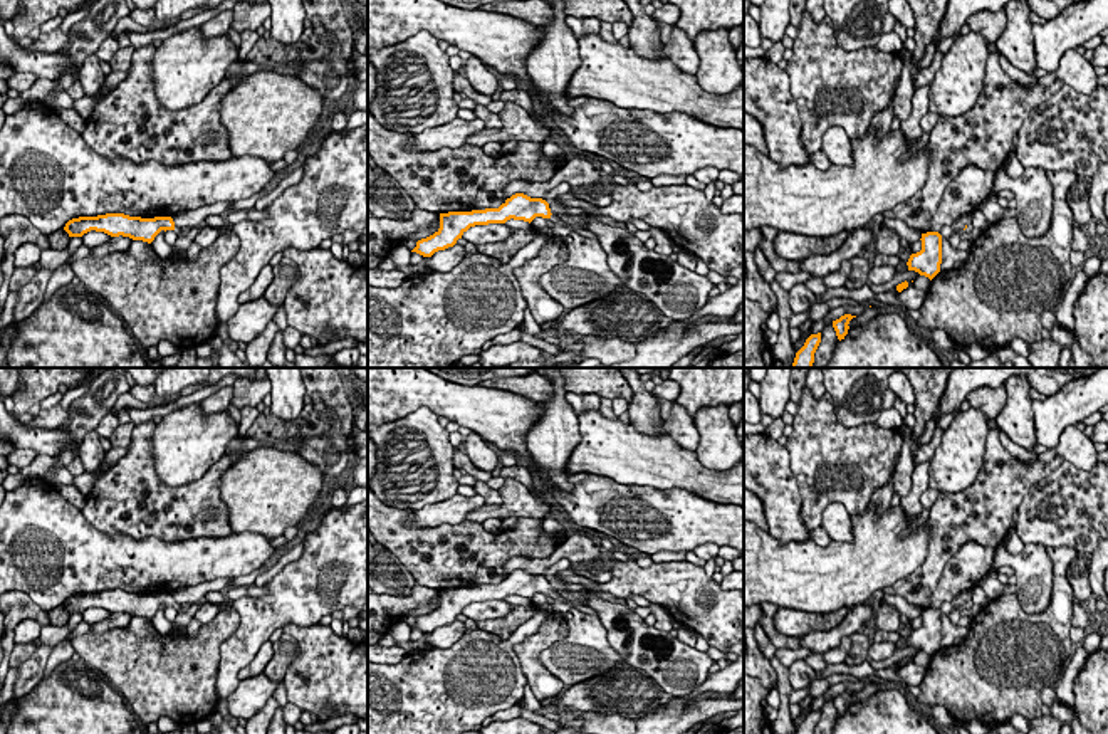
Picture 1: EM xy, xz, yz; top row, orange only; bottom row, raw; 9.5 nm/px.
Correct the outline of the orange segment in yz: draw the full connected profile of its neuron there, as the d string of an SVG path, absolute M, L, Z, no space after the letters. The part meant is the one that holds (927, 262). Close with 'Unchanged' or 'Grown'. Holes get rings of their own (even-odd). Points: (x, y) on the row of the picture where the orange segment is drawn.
M938 232L922 233L922 250L912 254L907 265L930 280L940 272L942 264L942 235Z. Unchanged

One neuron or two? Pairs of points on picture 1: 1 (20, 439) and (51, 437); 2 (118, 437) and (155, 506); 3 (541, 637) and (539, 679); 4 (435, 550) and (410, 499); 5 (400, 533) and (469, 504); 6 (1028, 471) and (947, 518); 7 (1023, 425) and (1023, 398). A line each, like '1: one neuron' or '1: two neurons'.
1: one neuron
2: two neurons
3: one neuron
4: two neurons
5: two neurons
6: one neuron
7: one neuron

